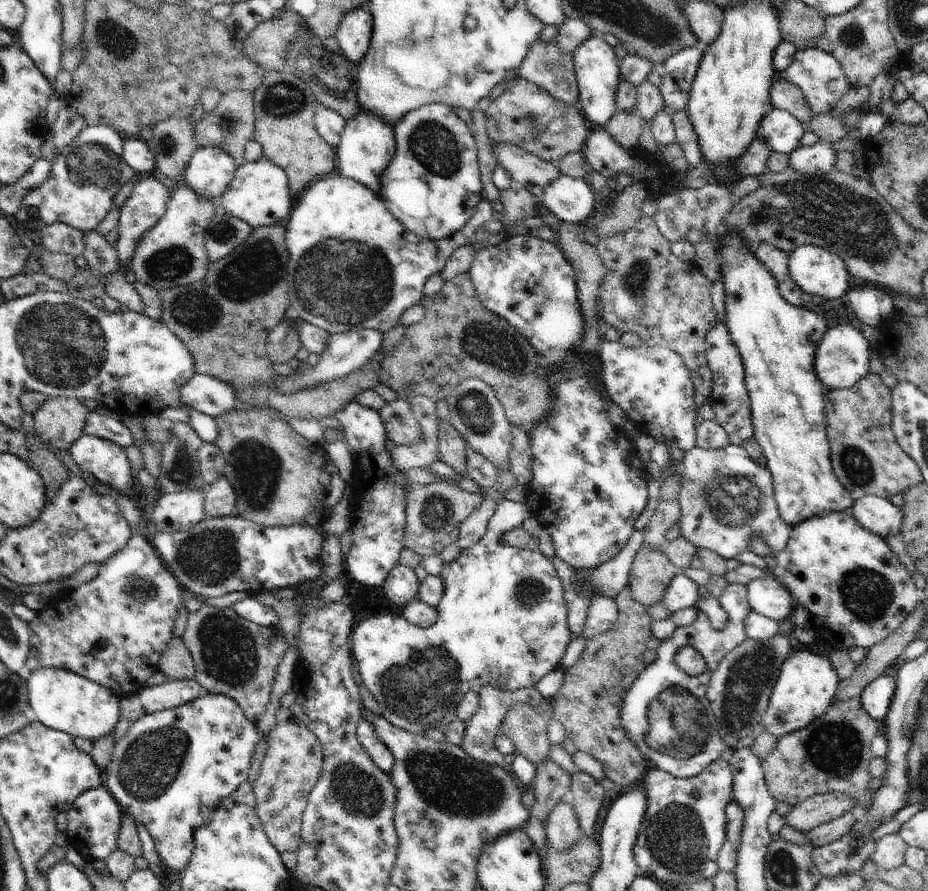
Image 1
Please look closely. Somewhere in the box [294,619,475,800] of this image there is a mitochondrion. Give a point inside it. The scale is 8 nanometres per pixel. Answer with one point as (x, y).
(418, 689)

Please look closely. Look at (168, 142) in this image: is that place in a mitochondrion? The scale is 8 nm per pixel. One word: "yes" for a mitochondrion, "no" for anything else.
yes

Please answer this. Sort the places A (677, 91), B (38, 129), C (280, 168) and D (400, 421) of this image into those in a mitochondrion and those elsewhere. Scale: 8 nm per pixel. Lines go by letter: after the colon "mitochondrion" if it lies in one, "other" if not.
A: other
B: other
C: other
D: mitochondrion

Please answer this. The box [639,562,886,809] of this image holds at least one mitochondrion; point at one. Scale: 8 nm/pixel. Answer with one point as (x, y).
(677, 727)

